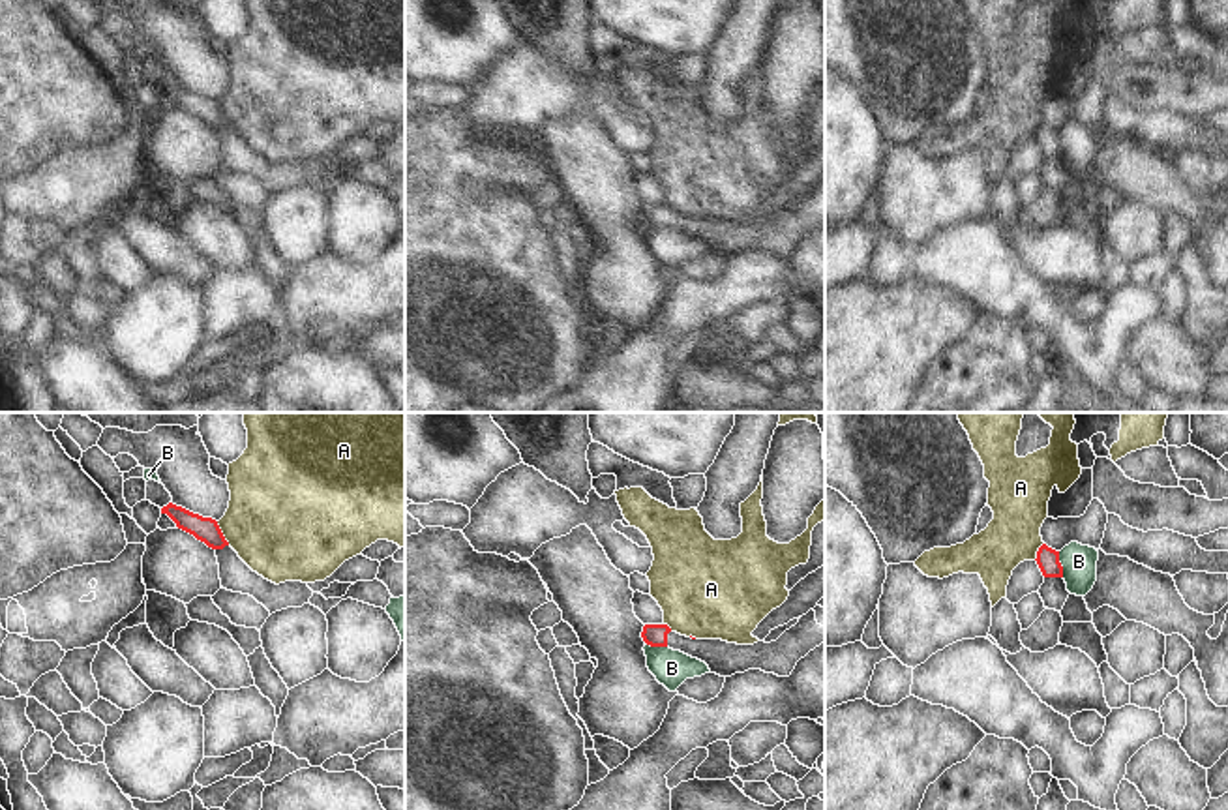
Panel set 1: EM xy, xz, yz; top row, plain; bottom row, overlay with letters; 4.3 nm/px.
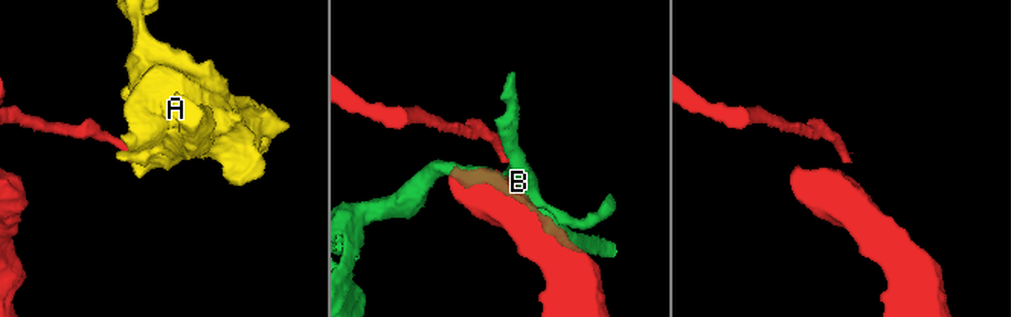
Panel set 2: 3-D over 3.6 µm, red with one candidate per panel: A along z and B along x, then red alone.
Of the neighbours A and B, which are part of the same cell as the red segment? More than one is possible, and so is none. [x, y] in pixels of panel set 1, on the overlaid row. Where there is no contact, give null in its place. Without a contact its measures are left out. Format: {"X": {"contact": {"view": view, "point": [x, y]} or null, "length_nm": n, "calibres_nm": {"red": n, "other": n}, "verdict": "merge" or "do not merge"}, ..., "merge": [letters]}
{"A": {"contact": {"view": "xy", "point": [222, 533]}, "length_nm": 120, "calibres_nm": {"red": 110, "other": 440}, "verdict": "do not merge"}, "B": {"contact": {"view": "yz", "point": [1060, 565]}, "length_nm": 110, "calibres_nm": {"red": 100, "other": 150}, "verdict": "do not merge"}, "merge": []}

